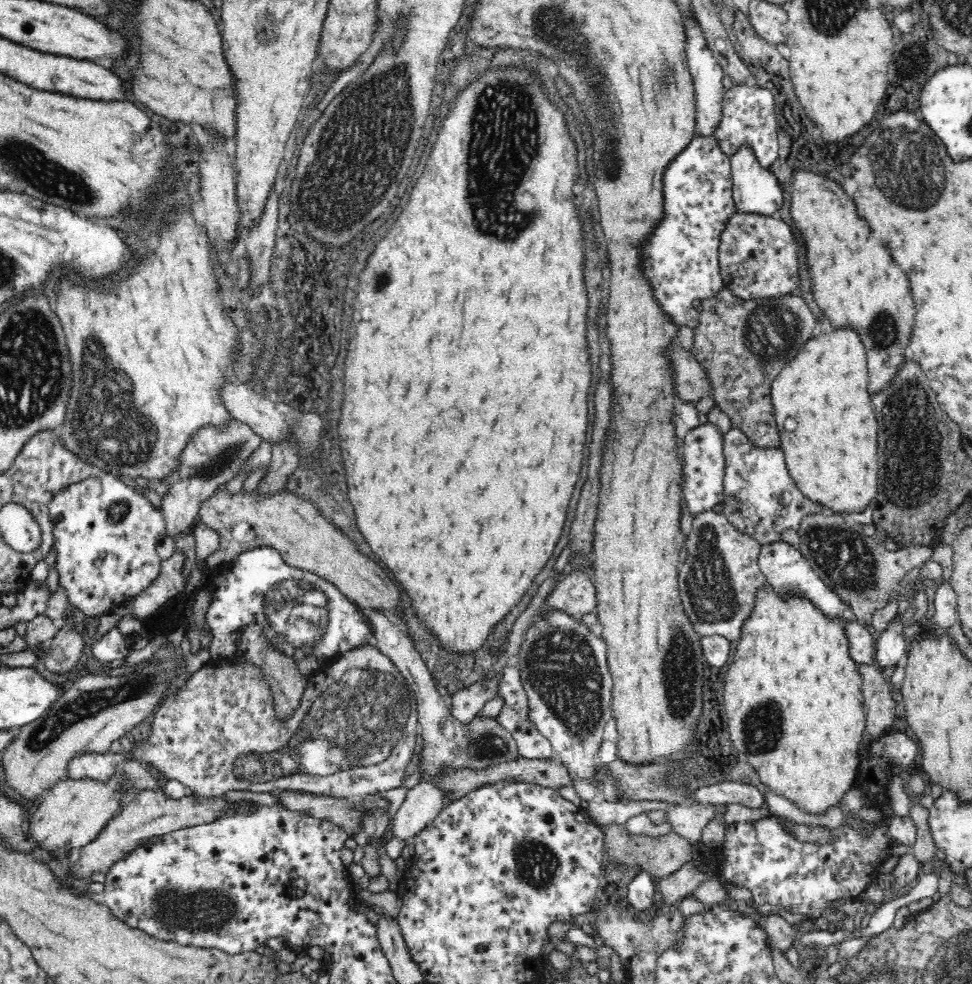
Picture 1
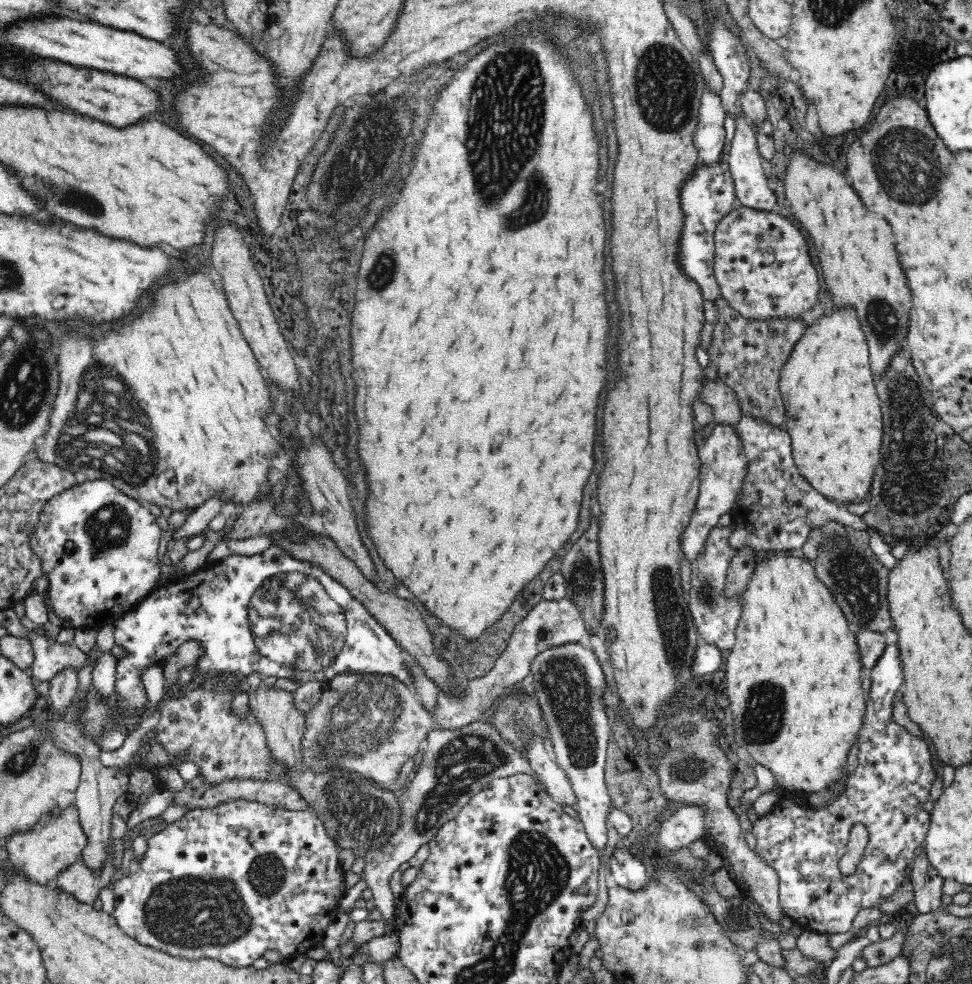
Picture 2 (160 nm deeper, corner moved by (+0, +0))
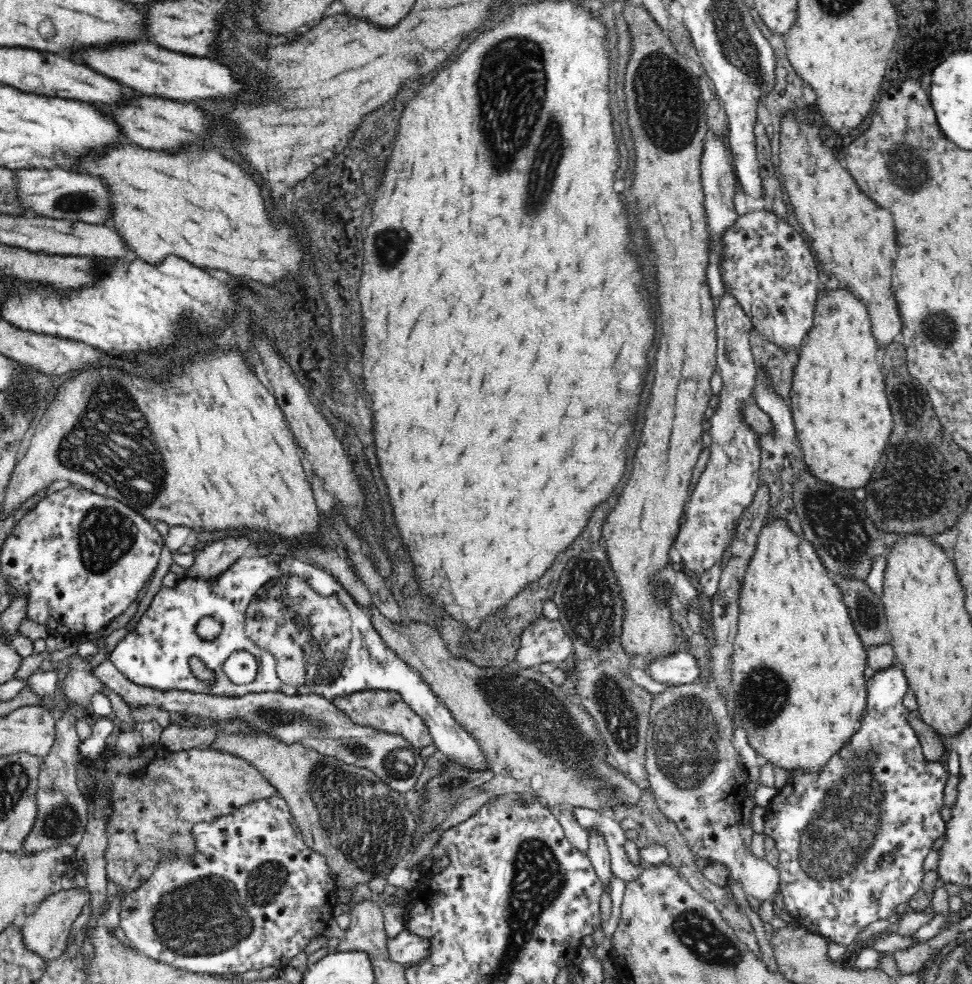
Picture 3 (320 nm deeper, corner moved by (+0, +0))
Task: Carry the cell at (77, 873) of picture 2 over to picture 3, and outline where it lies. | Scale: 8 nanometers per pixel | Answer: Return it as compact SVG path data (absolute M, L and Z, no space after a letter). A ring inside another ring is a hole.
M57 888L38 904L36 910L26 916L22 927L20 927L22 943L28 951L42 957L44 968L47 967L49 962L58 960L65 954L72 924L82 912L82 908L84 908L84 904L88 903L88 900L90 900L90 893L87 890L62 890Z

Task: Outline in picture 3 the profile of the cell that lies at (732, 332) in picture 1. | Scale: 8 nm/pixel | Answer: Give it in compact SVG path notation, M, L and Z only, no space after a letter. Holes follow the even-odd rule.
M755 328L750 335L751 349L757 368L763 368L773 380L775 391L782 398L789 398L794 378L794 367L799 356L784 353L778 345L771 343Z

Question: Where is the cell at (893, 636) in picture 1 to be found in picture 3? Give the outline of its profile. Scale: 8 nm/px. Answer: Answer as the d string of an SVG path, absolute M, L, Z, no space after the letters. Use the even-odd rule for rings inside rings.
M900 665L894 668L878 671L867 680L867 700L864 708L863 720L856 734L852 734L848 742L832 755L820 772L804 772L799 768L789 771L788 784L778 791L771 803L766 807L764 835L772 836L779 852L779 875L781 876L780 889L786 905L786 917L793 918L813 933L818 933L834 943L848 946L854 944L858 936L869 924L877 920L887 920L892 912L903 902L909 902L910 898L920 890L924 873L926 872L924 861L932 850L932 844L945 834L946 820L940 814L944 805L944 788L949 777L949 771L944 770L941 763L928 761L924 756L916 731L908 723L910 711L904 706L904 696L908 692L909 680L902 671Z

